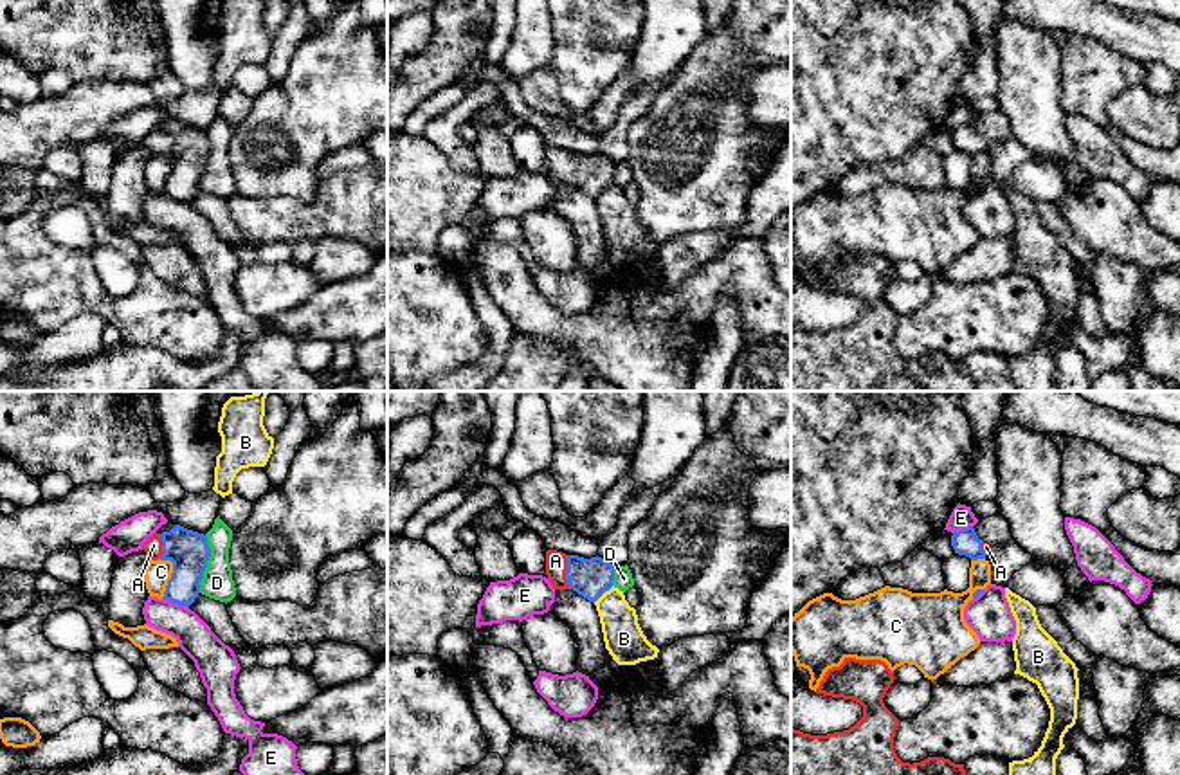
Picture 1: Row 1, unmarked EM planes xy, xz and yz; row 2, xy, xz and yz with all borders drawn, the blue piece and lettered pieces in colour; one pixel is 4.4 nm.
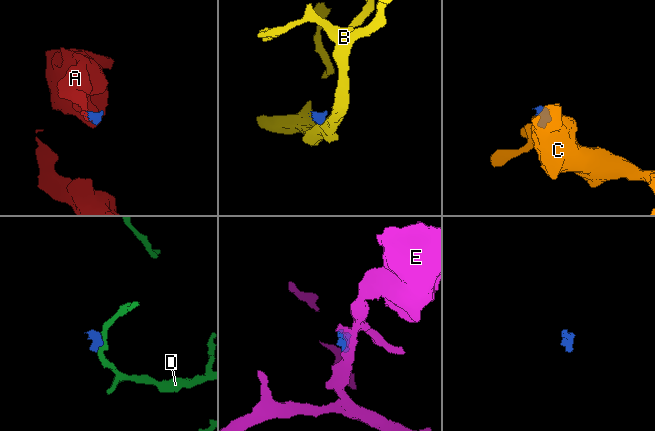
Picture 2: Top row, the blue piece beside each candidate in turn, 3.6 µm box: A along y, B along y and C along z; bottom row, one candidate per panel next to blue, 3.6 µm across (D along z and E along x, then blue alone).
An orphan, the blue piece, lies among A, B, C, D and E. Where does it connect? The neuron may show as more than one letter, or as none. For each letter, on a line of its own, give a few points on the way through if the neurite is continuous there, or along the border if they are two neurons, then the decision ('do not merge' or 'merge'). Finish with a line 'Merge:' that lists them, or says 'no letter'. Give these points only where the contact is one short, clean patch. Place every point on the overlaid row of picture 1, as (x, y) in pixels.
A: runs through xz (591, 577), (566, 572), (555, 561); merge
B: border along xz (613, 586), (593, 602); do not merge
C: border along xy (170, 559), (172, 572), (163, 595); do not merge
D: border along xy (206, 536), (209, 559), (199, 592); do not merge
E: do not merge
Merge: A

